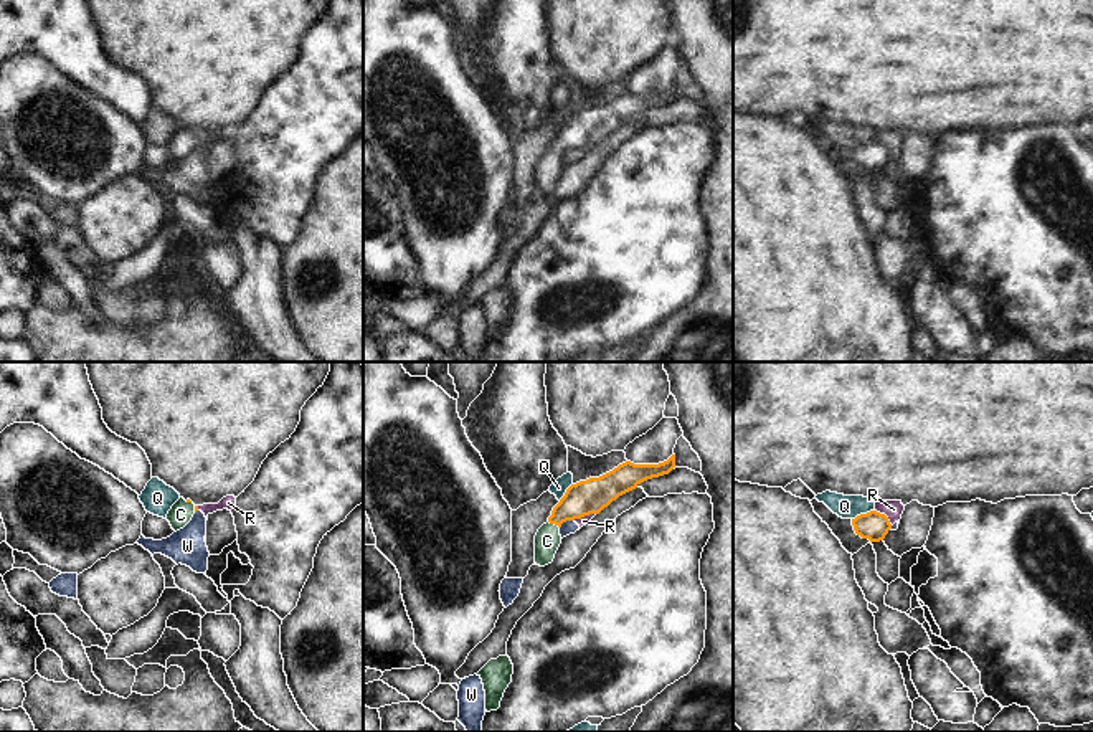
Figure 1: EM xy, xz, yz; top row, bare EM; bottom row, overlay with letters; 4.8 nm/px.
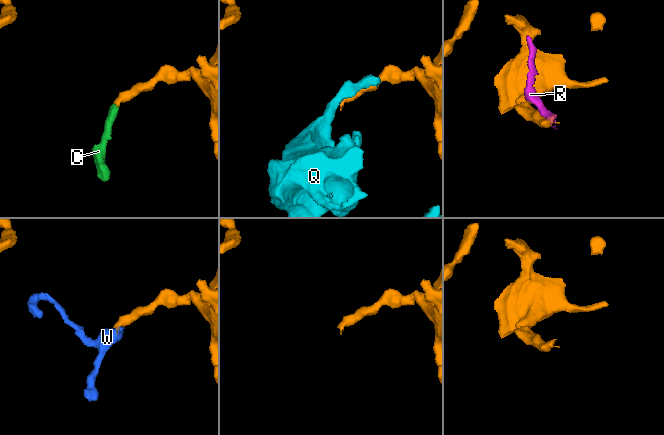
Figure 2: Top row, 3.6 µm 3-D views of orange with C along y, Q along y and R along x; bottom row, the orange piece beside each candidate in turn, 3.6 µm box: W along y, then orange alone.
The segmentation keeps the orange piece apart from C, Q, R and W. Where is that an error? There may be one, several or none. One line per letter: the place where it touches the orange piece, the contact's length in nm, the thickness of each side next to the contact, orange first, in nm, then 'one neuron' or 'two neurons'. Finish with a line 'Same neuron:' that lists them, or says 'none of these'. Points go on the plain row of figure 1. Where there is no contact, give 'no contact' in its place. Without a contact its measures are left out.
C: contact xz (553, 152); length 70 nm; calibres 170 and 130 nm; one neuron
Q: contact yz (862, 144); length 120 nm; calibres 140 and 110 nm; two neurons
R: contact yz (884, 144); length 120 nm; calibres 140 and 90 nm; two neurons
W: contact xz (565, 151); length 80 nm; calibres 170 and 70 nm; two neurons
Same neuron: C

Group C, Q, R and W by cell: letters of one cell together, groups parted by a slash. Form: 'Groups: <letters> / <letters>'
Groups: C / Q / R W

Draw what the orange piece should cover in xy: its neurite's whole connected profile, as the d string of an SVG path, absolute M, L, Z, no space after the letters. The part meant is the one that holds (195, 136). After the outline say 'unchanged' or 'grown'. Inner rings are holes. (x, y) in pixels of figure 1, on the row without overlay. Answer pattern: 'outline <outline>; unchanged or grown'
outline M180 127L172 135L165 149L170 152L172 159L177 162L192 150L196 140L198 140L198 135L195 135L190 129L185 131L183 127Z; grown

